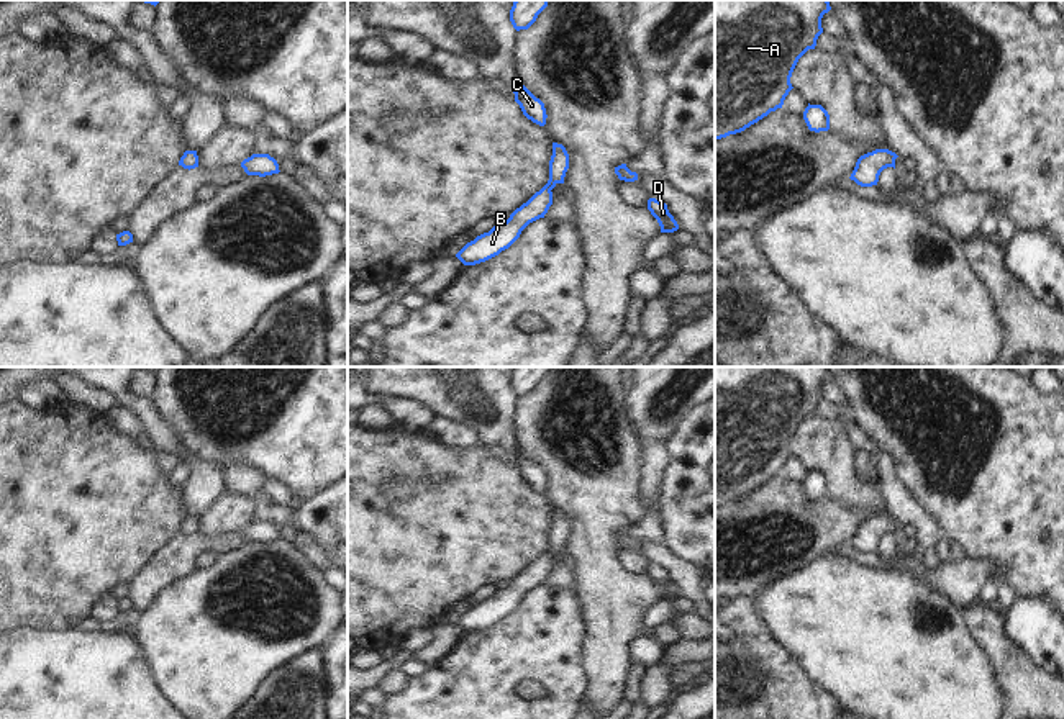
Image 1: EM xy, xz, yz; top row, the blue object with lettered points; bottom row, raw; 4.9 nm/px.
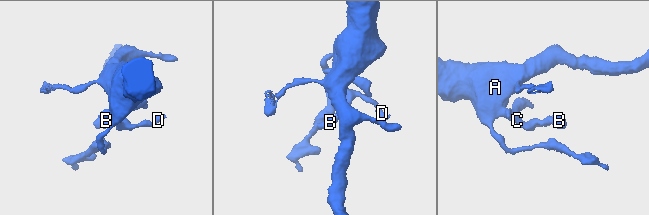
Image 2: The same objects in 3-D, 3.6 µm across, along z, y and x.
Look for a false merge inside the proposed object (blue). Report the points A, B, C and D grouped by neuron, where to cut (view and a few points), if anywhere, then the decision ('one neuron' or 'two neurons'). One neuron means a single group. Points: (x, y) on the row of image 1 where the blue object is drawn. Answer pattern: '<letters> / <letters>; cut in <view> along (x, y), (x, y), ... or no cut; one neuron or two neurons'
A B C D; no cut; one neuron

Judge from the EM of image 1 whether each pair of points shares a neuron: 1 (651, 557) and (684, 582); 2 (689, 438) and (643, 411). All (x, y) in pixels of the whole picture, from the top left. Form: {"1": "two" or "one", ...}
{"1": "one", "2": "two"}

